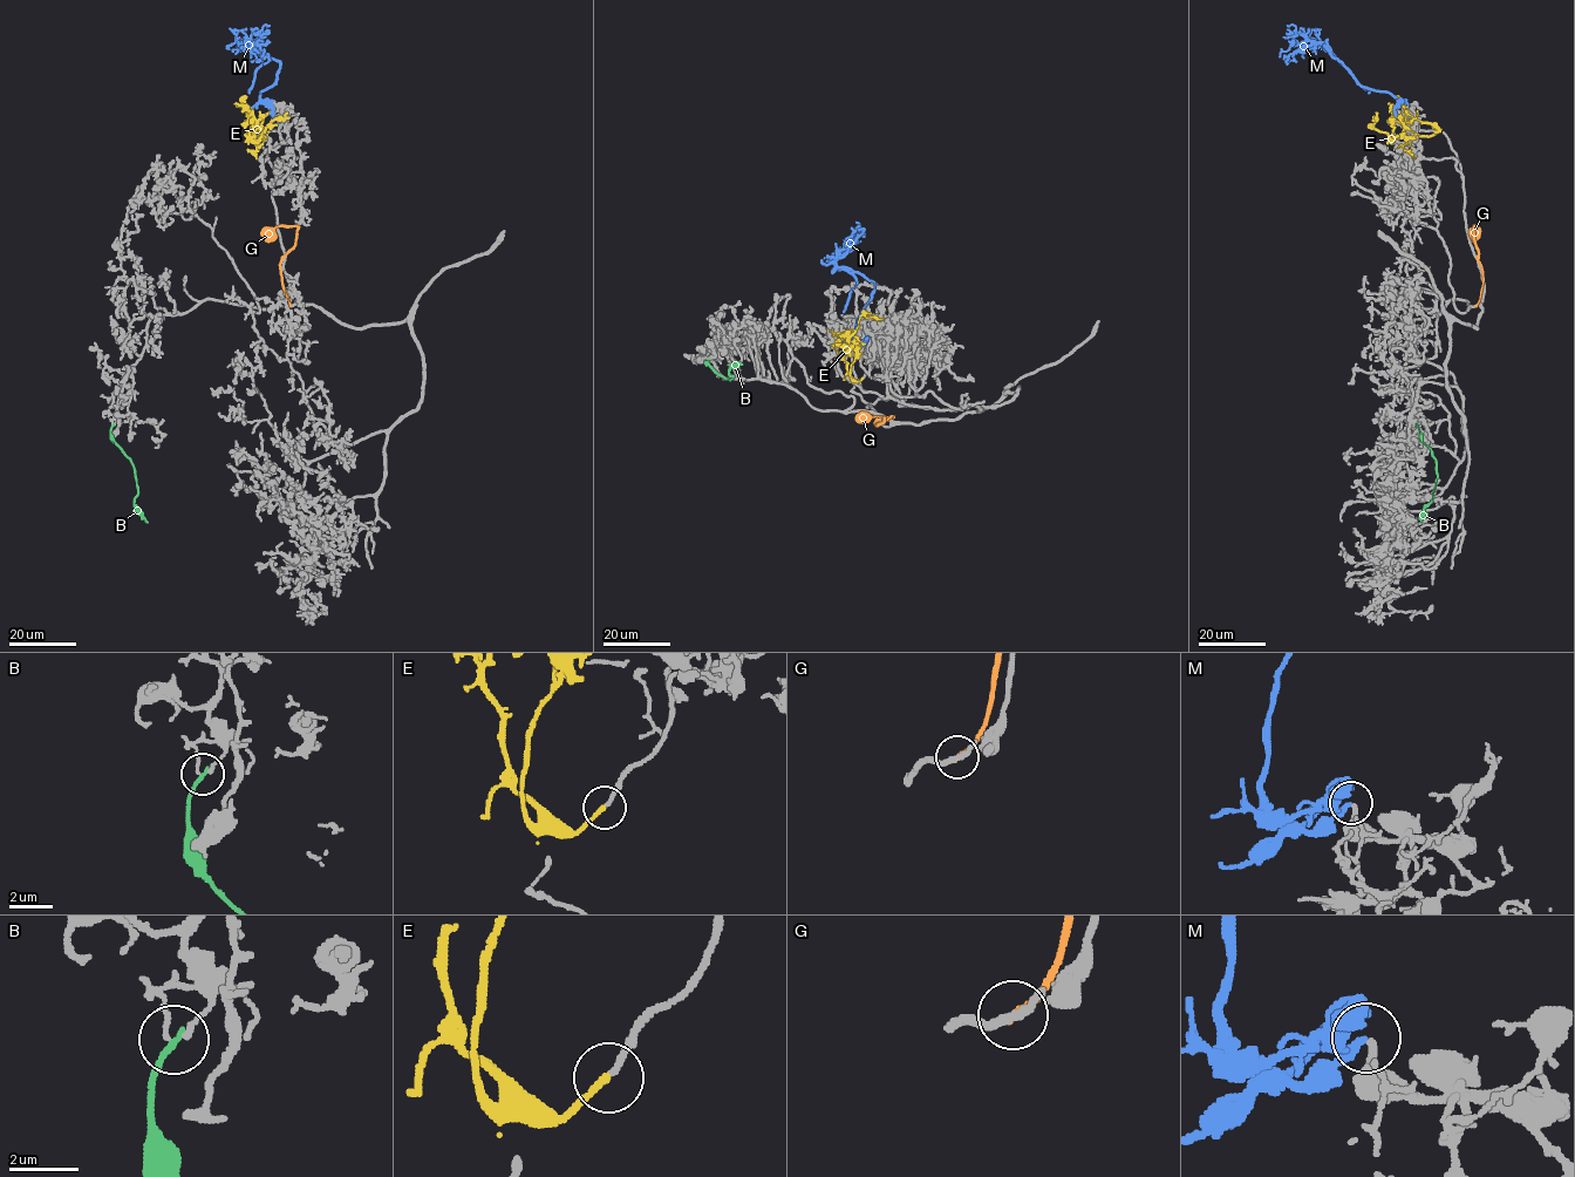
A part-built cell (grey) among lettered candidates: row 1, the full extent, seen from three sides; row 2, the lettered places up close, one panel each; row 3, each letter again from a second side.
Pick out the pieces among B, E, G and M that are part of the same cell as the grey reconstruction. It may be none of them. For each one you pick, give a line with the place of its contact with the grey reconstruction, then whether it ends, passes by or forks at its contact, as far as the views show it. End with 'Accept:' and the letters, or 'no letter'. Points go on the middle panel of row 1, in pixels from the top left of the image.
E: meets grey at (863, 378); it ends there
Accept: E

